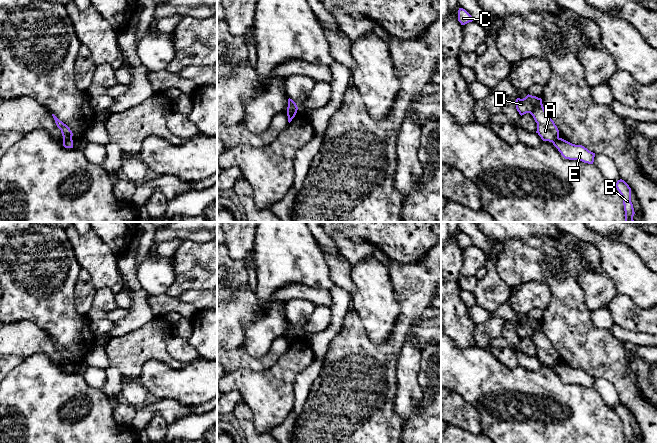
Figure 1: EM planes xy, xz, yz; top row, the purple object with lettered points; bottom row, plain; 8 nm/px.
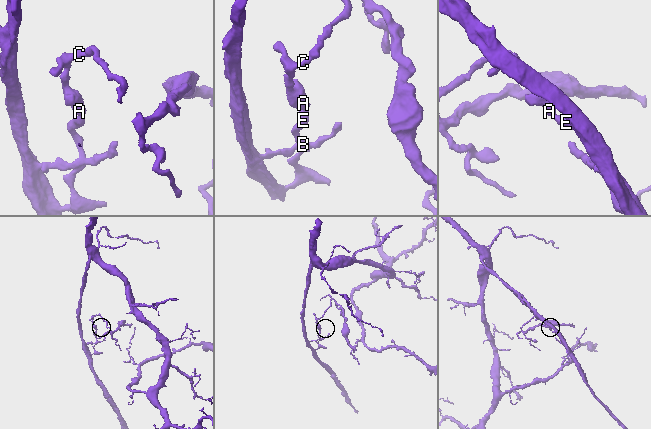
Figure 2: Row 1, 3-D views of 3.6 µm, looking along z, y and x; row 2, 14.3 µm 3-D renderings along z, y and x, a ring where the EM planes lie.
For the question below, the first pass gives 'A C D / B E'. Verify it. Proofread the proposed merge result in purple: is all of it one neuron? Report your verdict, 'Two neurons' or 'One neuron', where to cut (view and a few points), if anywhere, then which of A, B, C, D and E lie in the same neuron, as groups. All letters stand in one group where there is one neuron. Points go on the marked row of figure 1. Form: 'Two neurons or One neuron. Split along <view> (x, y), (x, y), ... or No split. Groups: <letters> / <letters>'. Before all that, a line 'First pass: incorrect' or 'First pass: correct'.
First pass: correct
Two neurons. Split along xy (63, 138), (71, 139). Groups: A C D / B E

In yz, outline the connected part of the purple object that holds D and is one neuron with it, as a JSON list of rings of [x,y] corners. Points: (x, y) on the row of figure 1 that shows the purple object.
[[[528,94],[523,99],[517,98],[515,105],[521,116],[526,113],[530,113],[533,116],[537,123],[536,133],[543,141],[553,142],[555,139],[559,138],[559,130],[545,111],[541,98]]]

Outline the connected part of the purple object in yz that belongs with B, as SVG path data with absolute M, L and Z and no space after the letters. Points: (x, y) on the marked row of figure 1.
M622 179L618 180L615 187L623 198L623 205L625 211L625 222L634 222L633 216L635 214L633 204L631 202L631 188Z

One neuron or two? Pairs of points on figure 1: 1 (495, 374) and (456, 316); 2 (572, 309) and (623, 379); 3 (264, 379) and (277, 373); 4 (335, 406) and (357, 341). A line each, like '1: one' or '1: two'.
1: two
2: one
3: one
4: one

